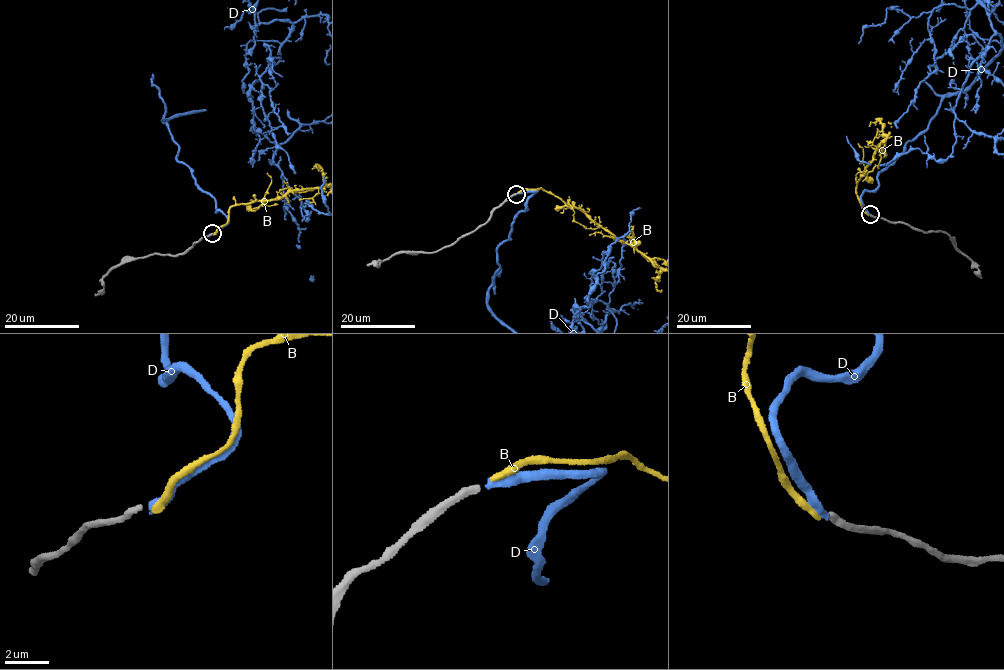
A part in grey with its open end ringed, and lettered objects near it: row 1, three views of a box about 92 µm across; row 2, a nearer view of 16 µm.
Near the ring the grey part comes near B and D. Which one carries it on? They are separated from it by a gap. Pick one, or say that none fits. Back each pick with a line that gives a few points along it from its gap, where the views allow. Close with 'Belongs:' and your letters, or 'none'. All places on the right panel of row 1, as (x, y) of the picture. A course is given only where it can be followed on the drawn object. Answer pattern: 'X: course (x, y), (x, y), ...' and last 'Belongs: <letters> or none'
Belongs: none

